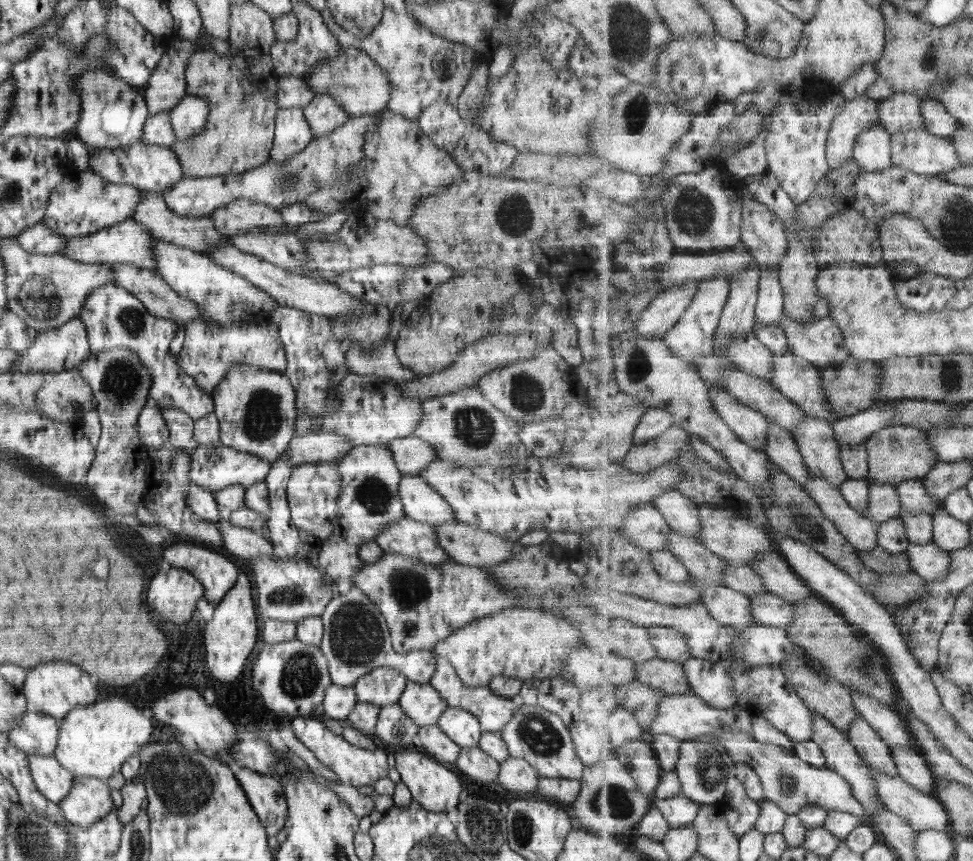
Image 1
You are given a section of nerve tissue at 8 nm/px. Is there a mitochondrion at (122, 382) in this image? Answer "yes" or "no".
yes

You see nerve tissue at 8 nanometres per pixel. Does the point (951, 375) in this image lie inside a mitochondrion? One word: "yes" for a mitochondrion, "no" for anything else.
yes

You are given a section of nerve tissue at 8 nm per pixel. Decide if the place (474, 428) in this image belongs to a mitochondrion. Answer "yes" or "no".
yes

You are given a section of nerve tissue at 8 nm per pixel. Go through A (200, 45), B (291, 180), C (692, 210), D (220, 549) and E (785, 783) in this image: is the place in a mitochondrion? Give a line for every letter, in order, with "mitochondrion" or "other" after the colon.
A: other
B: mitochondrion
C: mitochondrion
D: other
E: mitochondrion

